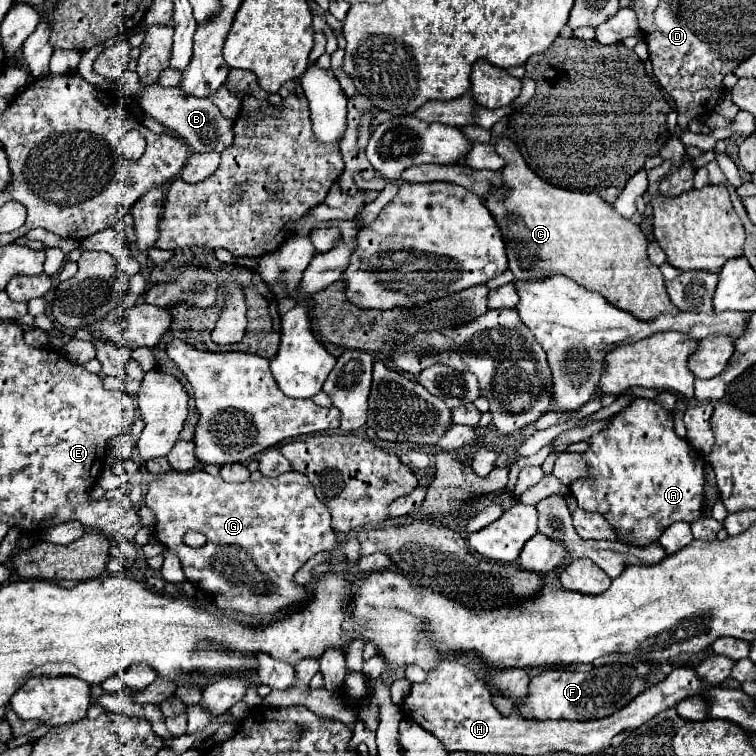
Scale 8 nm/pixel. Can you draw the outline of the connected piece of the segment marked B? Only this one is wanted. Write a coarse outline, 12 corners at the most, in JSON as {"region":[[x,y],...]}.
{"region":[[125,70],[118,82],[145,114],[195,152],[223,152],[233,122],[209,98],[143,84]]}

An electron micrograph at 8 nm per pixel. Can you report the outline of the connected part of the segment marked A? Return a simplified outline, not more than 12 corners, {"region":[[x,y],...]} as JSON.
{"region":[[657,400],[589,438],[583,510],[625,542],[701,518],[705,460]]}

